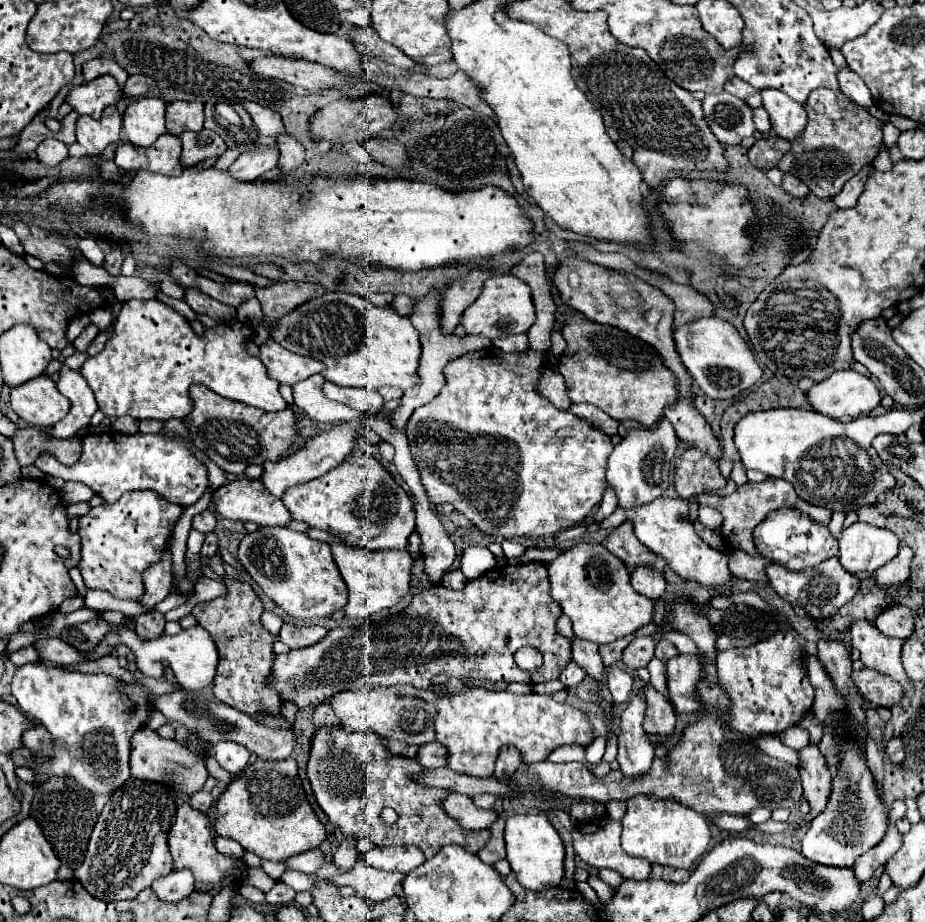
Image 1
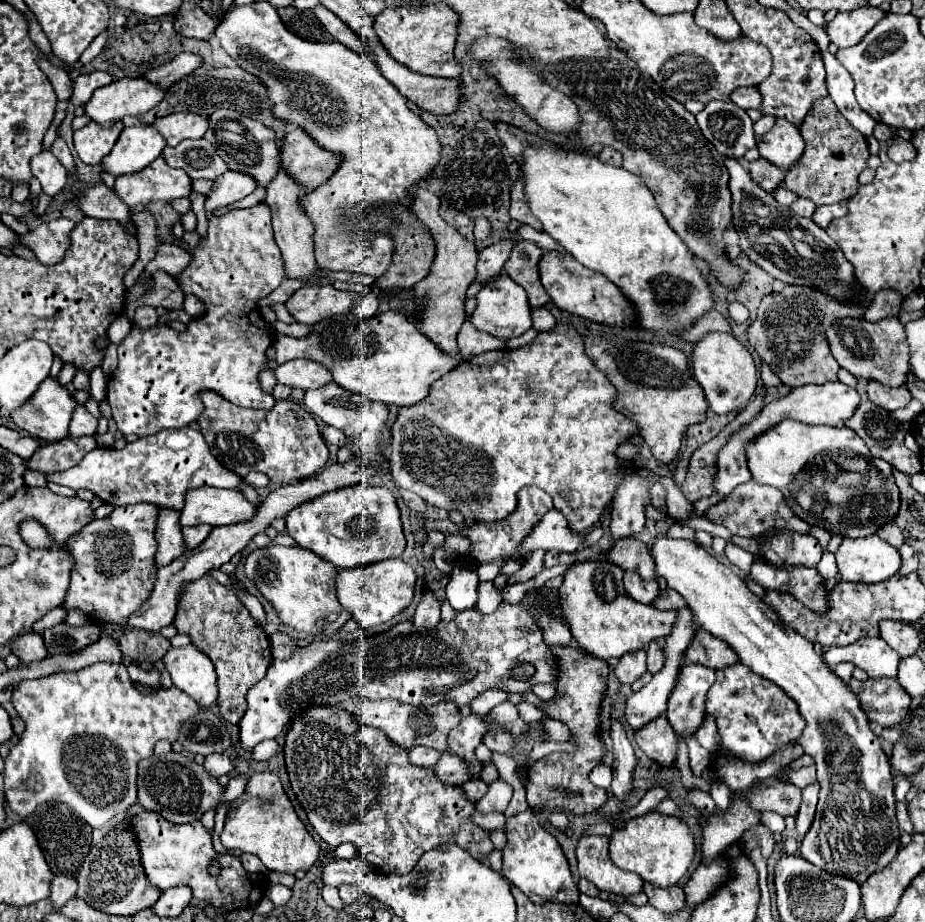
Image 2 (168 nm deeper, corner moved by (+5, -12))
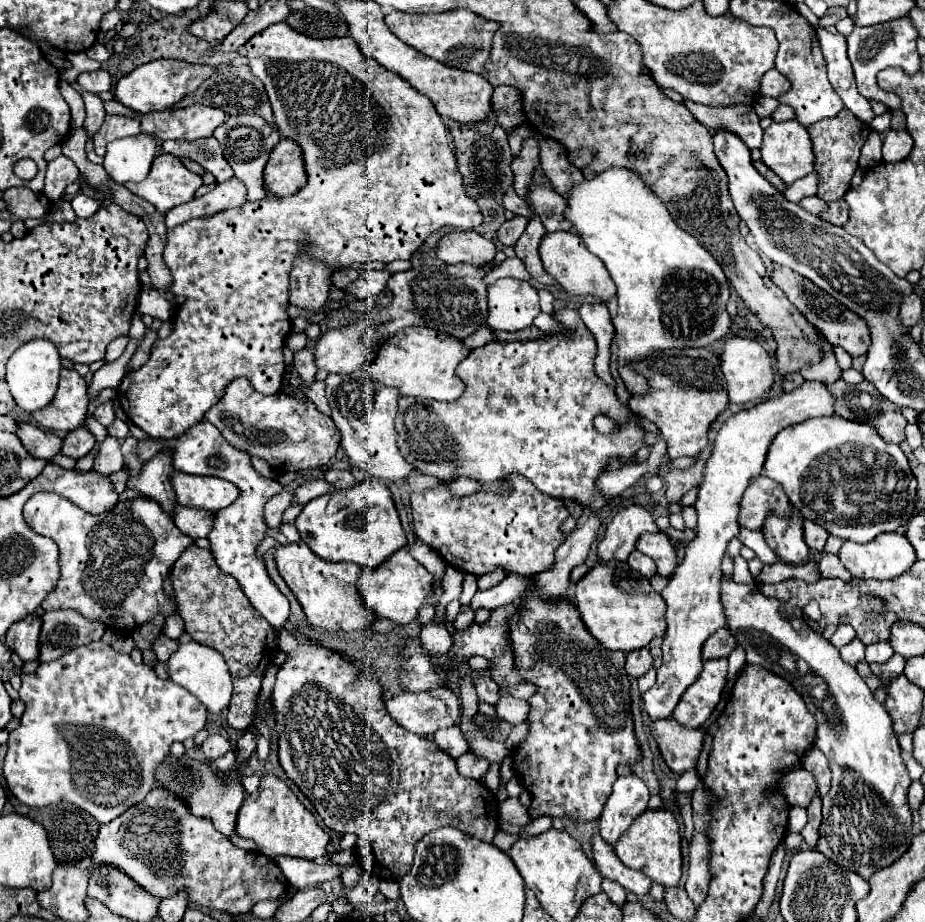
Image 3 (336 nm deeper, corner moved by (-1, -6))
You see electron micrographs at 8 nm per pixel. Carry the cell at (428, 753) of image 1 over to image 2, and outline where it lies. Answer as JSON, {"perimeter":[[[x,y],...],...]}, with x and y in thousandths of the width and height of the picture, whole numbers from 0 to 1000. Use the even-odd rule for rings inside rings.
{"perimeter":[[[479,816],[470,829],[470,837],[479,848],[492,852],[498,852],[498,848],[507,848],[511,844],[511,839],[507,839],[507,831],[503,831],[503,826],[498,826],[498,822],[488,816]]]}

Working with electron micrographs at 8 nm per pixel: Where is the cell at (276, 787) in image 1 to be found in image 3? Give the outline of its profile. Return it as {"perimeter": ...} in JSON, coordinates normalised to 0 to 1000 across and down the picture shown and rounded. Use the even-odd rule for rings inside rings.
{"perimeter":[[[284,839],[280,855],[263,868],[263,874],[258,876],[256,883],[254,902],[261,909],[274,911],[280,924],[293,933],[299,928],[341,933],[354,926],[351,920],[356,915],[356,905],[349,898],[345,898],[338,883],[321,868],[315,855],[297,839]]]}

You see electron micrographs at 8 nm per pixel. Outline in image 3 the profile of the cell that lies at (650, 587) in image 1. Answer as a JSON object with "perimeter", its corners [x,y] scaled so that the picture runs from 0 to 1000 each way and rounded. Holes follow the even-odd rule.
{"perimeter":[[[684,597],[682,603],[680,603],[680,614],[689,620],[693,620],[697,627],[706,627],[708,625],[708,610],[702,605],[702,603],[695,603],[693,599]]]}

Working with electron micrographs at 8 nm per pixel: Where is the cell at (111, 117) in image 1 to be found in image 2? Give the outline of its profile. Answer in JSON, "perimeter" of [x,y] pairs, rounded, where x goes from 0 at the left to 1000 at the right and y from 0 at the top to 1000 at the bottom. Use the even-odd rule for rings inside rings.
{"perimeter":[[[98,132],[92,139],[81,141],[79,154],[81,154],[81,163],[83,163],[85,171],[92,178],[107,178],[109,171],[120,165],[120,161],[124,158],[133,139],[135,139],[133,132],[126,132],[120,139],[114,139],[105,132]]]}

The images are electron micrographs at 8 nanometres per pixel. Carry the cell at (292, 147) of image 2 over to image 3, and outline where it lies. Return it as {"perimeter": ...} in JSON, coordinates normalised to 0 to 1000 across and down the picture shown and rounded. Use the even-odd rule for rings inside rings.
{"perimeter":[[[304,150],[295,161],[286,180],[286,204],[289,210],[310,213],[323,208],[332,200],[328,163],[319,152]]]}

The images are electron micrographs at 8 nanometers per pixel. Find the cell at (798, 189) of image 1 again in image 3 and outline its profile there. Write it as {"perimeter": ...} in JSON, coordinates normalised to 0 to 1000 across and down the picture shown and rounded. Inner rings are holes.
{"perimeter":[[[885,213],[868,215],[868,217],[866,217],[866,223],[868,223],[872,230],[879,230],[879,232],[885,232],[885,230],[894,228],[894,221],[892,221],[890,217],[885,217]]]}

